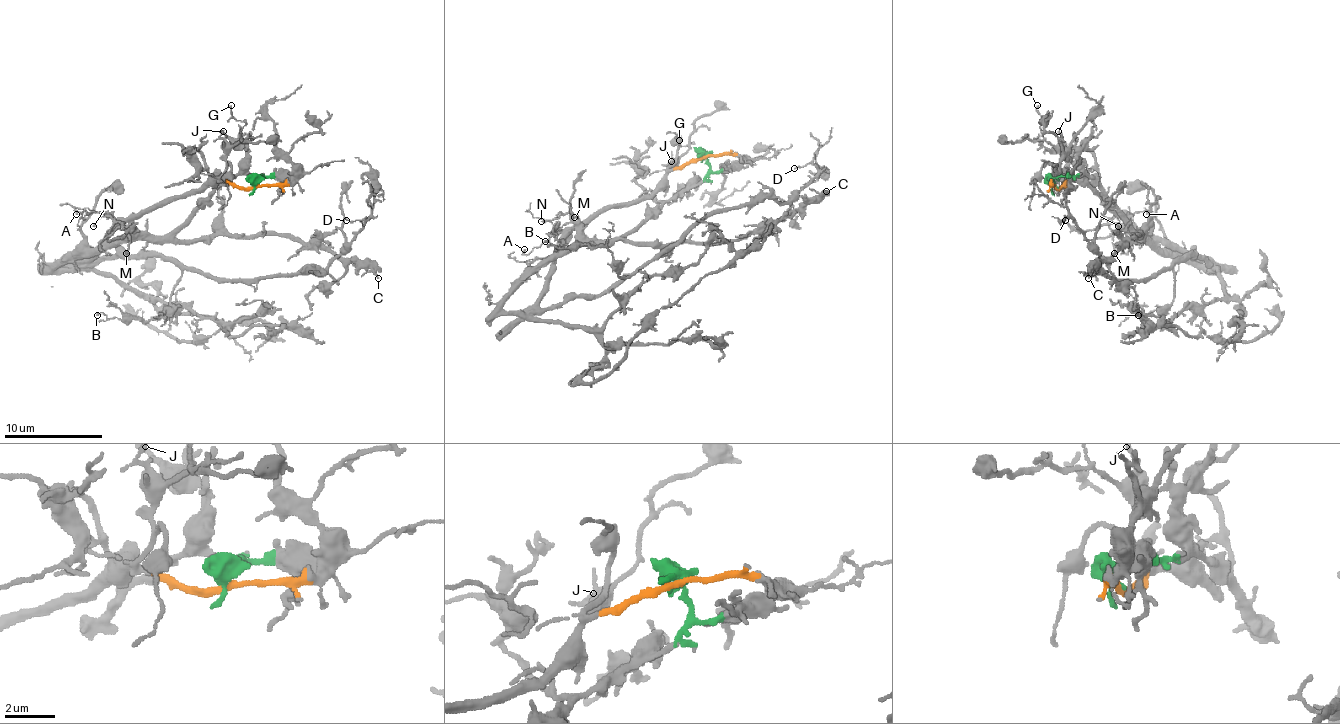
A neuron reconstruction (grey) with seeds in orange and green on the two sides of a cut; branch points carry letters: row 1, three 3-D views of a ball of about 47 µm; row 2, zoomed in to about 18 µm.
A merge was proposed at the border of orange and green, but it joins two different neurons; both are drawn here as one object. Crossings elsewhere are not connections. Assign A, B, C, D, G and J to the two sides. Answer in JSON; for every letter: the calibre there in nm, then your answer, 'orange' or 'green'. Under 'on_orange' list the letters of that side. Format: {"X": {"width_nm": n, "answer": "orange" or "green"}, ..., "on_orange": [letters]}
{"A": {"width_nm": 140, "answer": "orange"}, "B": {"width_nm": 110, "answer": "orange"}, "C": {"width_nm": 110, "answer": "green"}, "D": {"width_nm": 110, "answer": "orange"}, "G": {"width_nm": 130, "answer": "orange"}, "J": {"width_nm": 100, "answer": "orange"}, "on_orange": ["A", "B", "D", "G", "J"]}

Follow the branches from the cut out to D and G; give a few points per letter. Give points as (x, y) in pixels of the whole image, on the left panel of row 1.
D: (253, 185), (209, 180), (162, 200), (91, 261), (167, 256), (219, 278), (315, 273), (369, 217), (347, 219)
G: (253, 185), (239, 187), (221, 177), (226, 153), (246, 123), (234, 118), (231, 106)

